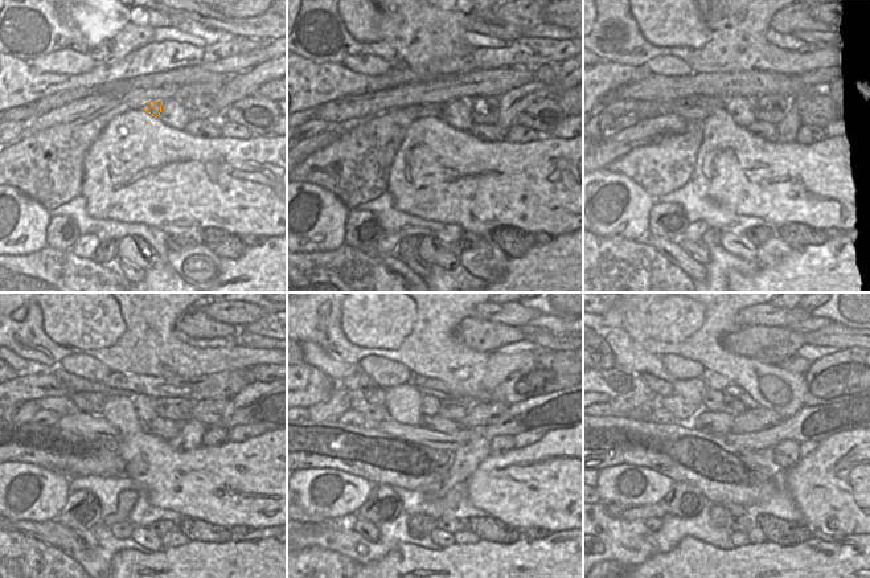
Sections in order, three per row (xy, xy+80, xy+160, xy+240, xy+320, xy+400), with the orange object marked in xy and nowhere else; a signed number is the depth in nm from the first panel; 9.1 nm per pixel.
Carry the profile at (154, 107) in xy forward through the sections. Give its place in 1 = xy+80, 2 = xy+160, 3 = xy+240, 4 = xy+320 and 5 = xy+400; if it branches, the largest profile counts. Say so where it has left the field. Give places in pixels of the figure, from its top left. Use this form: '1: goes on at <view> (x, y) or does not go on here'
1: goes on at xy+80 (426, 109)
2: goes on at xy+160 (694, 107)
3: goes on at xy+240 (89, 402)
4: goes on at xy+320 (374, 394)
5: goes on at xy+400 (663, 388)

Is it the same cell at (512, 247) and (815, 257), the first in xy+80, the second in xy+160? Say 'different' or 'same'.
different

